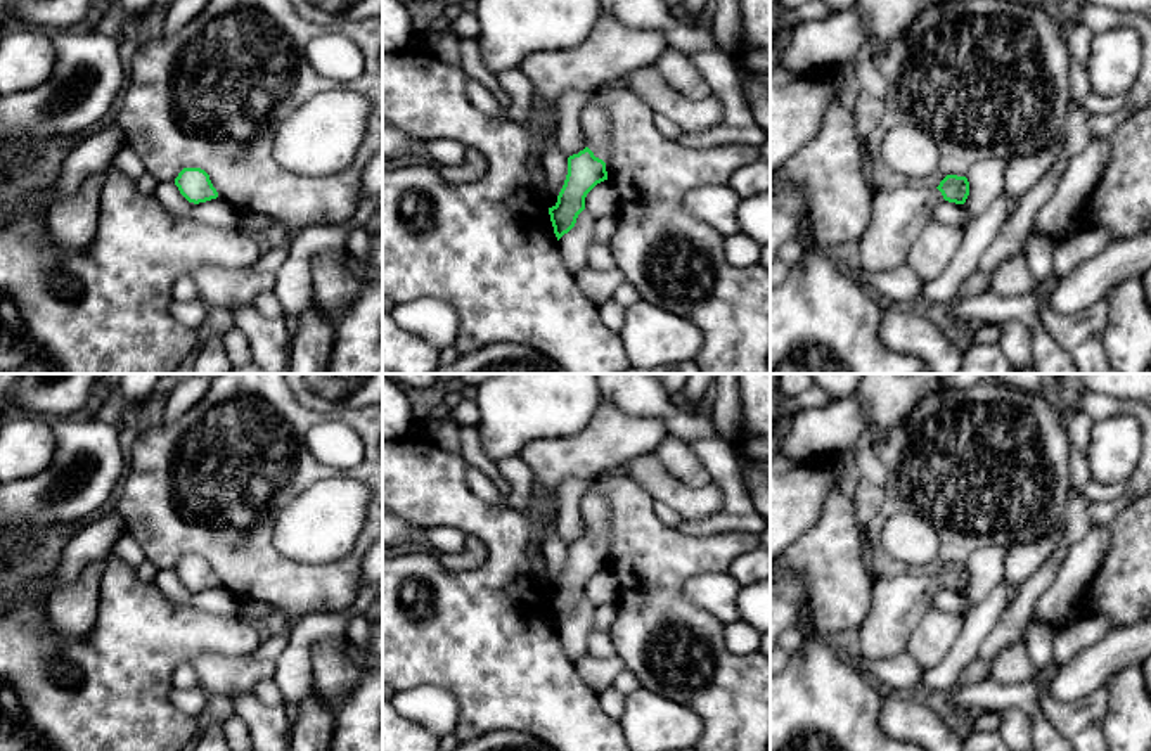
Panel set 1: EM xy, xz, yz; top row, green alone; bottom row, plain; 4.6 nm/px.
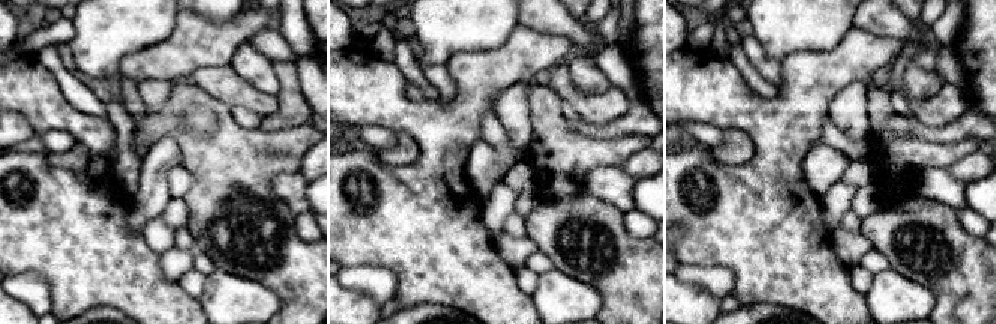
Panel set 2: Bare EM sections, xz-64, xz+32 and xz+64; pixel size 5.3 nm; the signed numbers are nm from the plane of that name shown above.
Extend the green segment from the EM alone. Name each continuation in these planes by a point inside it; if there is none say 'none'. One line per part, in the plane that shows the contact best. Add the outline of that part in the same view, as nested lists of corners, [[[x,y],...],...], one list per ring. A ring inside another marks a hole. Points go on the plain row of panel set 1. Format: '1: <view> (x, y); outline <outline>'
1: xz (594, 507); outline [[[599,478],[592,481],[580,498],[582,521],[595,545],[606,549],[611,531],[611,514],[604,495],[599,491]]]

